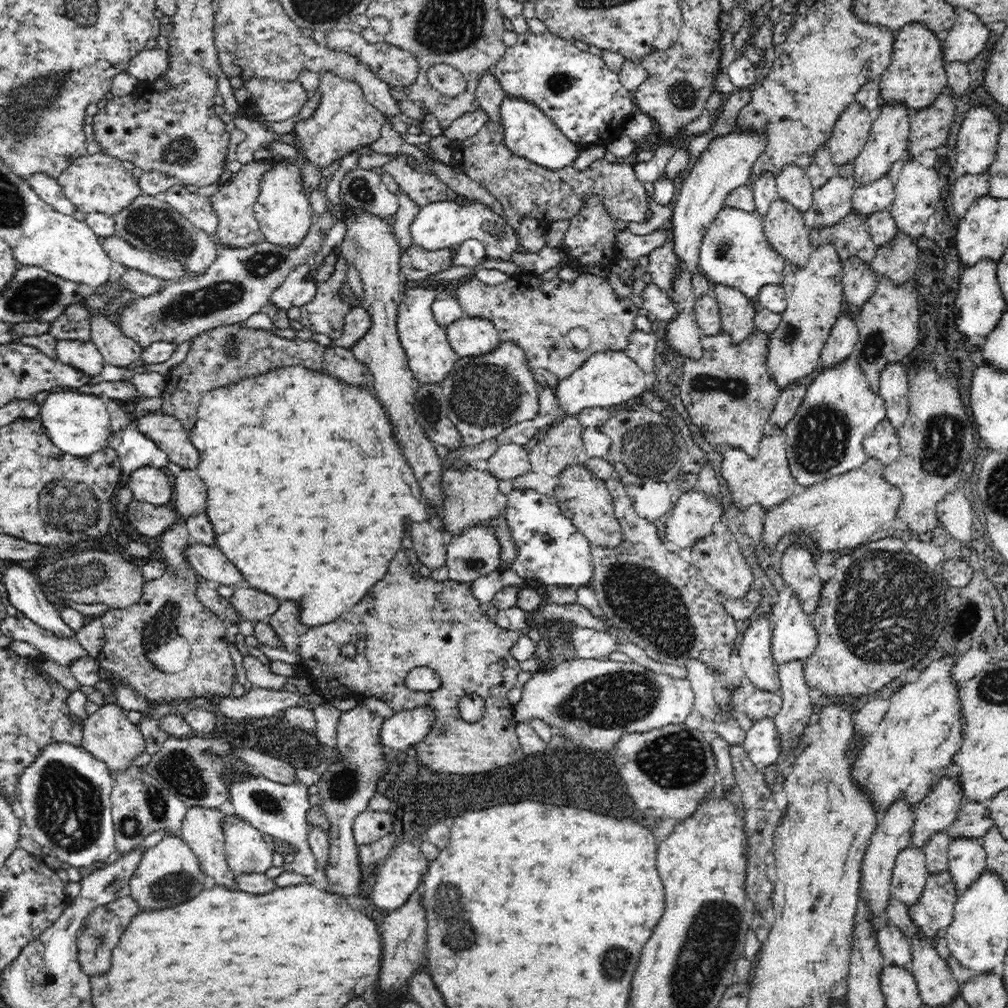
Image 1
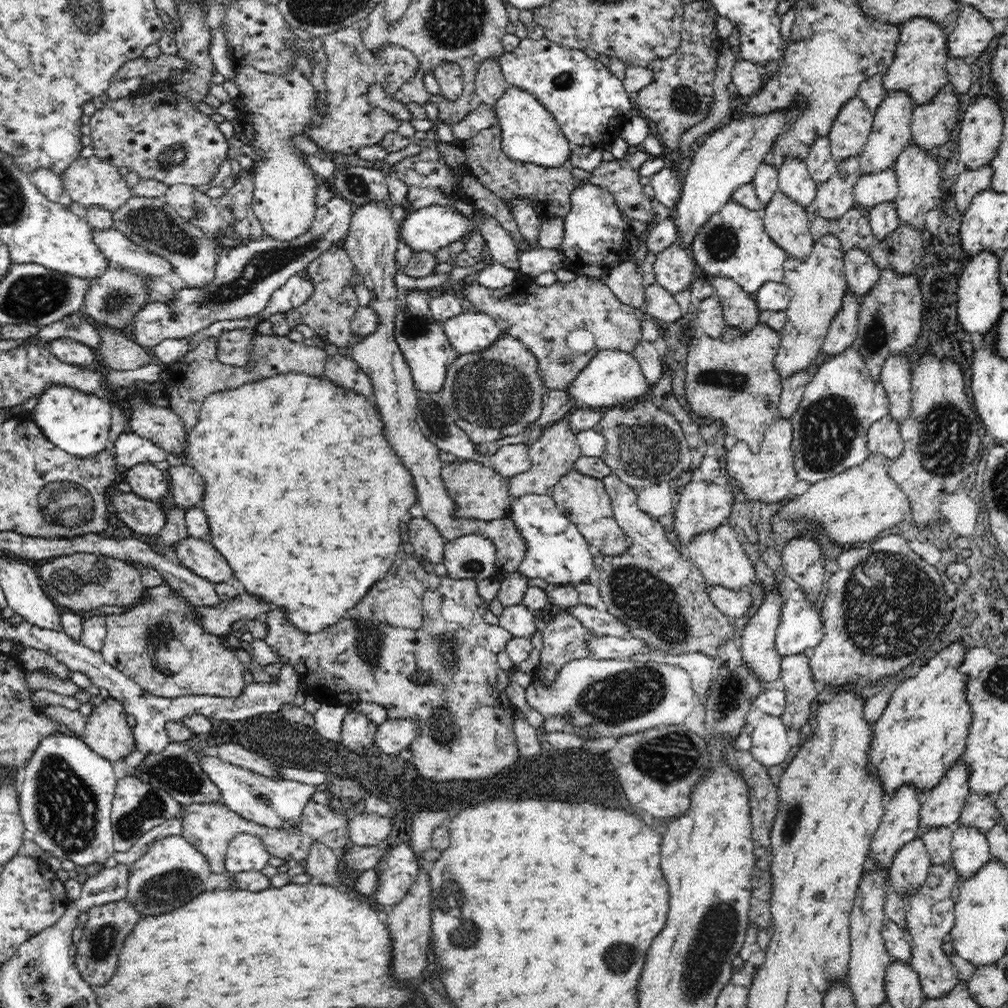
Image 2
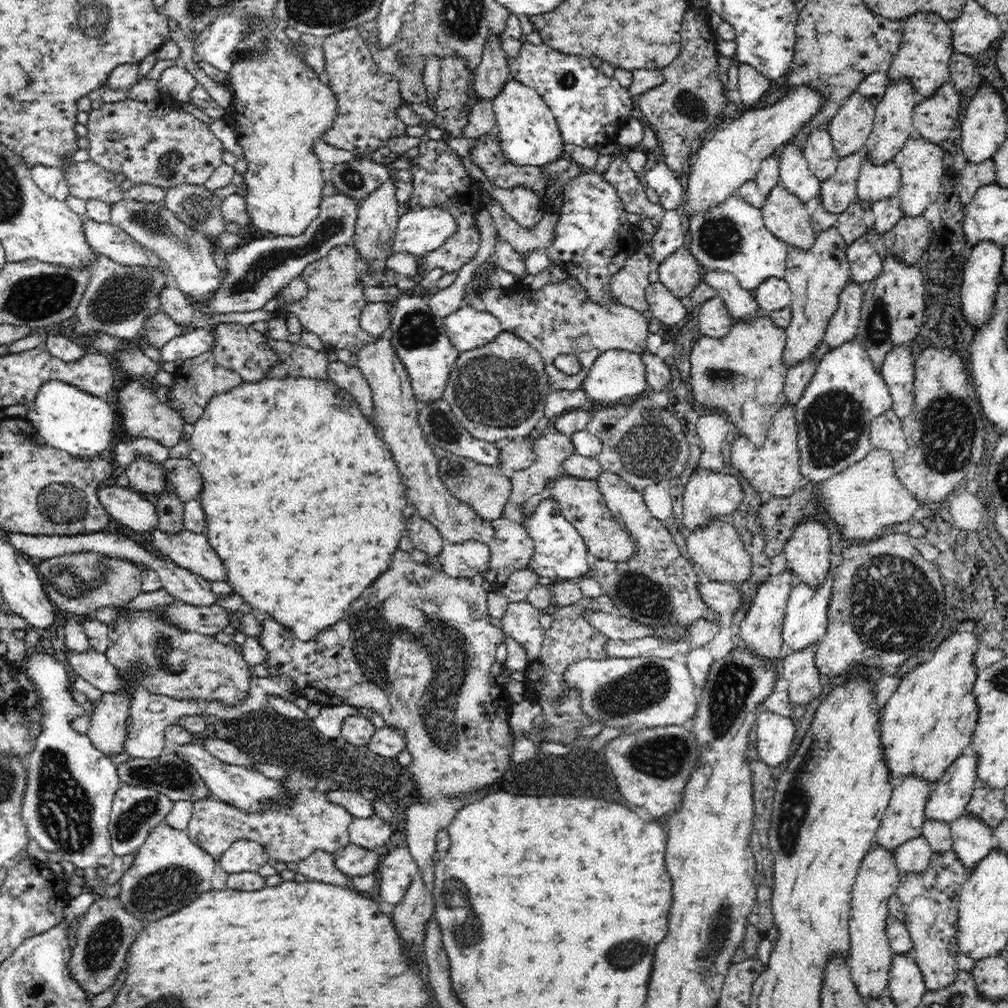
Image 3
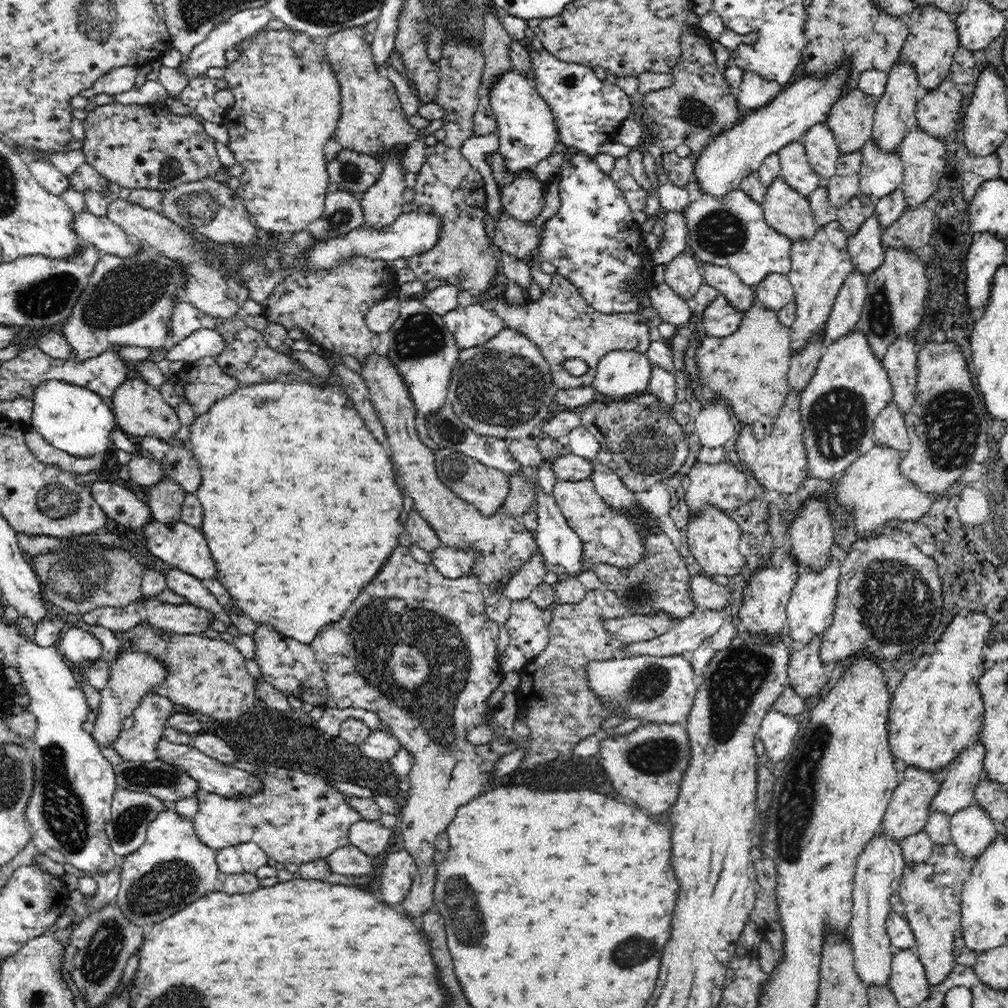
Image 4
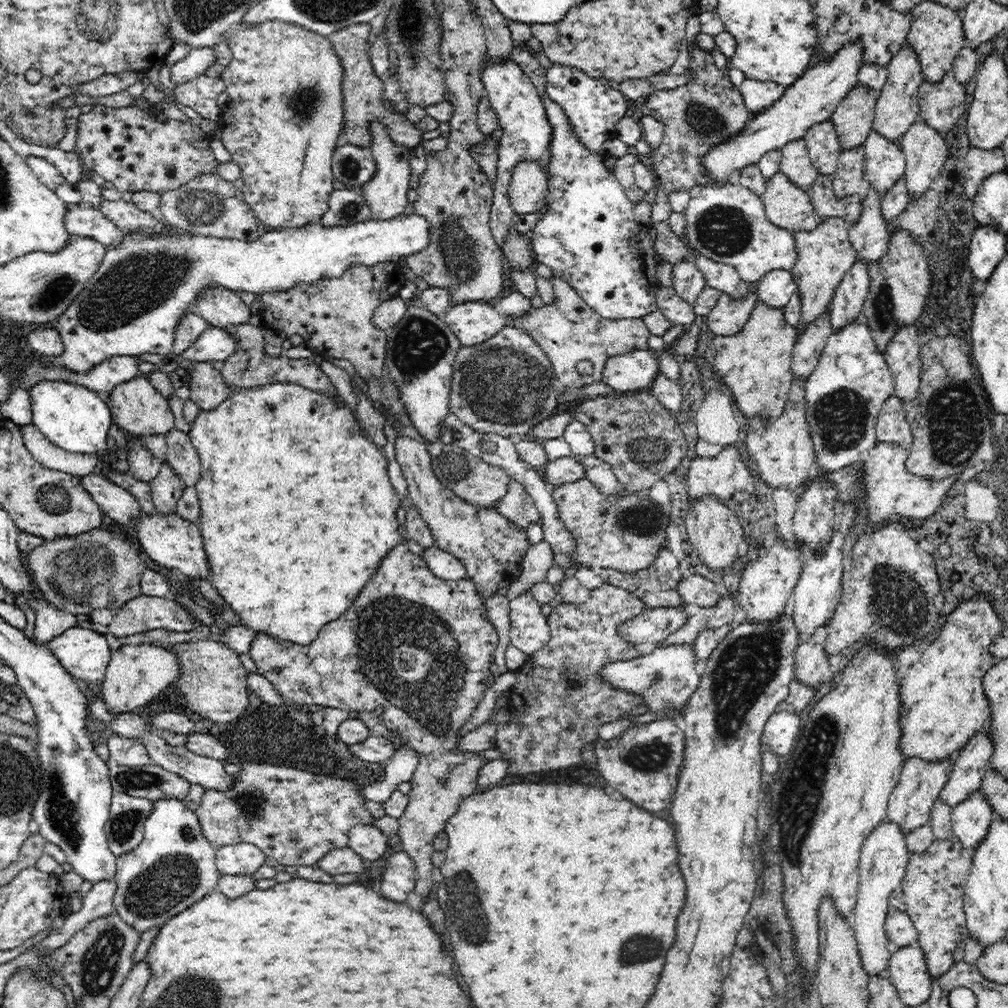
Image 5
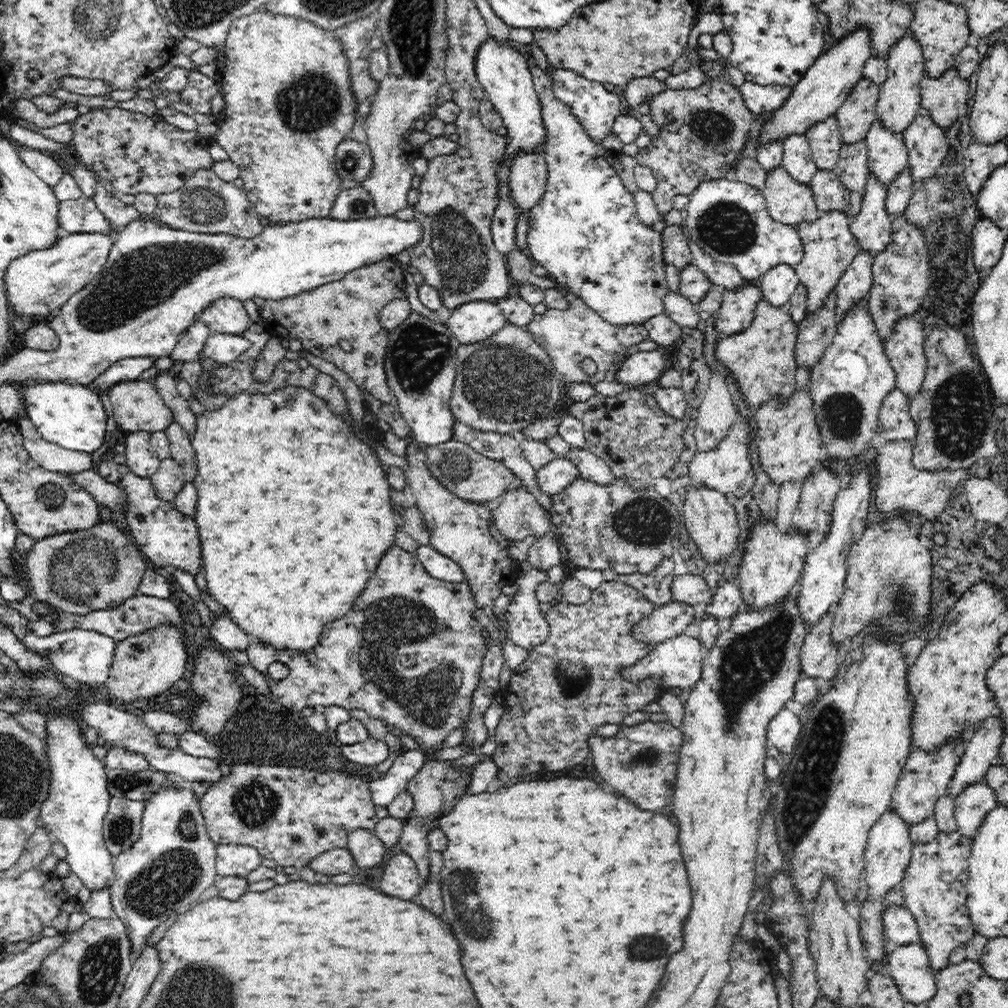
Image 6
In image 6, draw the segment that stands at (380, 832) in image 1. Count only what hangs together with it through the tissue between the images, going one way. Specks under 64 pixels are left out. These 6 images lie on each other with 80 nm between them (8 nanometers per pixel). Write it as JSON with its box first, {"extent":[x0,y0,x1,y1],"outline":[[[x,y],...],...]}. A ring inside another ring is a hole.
{"extent":[347,828,386,870],"outline":[[[358,828],[348,835],[347,849],[352,853],[356,868],[368,870],[382,862],[386,854],[385,844],[374,831]]]}

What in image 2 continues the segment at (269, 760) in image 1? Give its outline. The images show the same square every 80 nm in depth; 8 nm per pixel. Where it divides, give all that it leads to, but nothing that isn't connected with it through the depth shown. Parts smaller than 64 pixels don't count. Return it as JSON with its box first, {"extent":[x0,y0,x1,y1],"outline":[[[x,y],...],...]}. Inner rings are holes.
{"extent":[213,744,280,777],"outline":[[[218,744],[213,750],[216,751],[216,756],[225,763],[235,764],[267,777],[278,777],[276,769],[280,766],[268,762],[265,758],[250,752],[247,748],[242,748],[238,744]]]}

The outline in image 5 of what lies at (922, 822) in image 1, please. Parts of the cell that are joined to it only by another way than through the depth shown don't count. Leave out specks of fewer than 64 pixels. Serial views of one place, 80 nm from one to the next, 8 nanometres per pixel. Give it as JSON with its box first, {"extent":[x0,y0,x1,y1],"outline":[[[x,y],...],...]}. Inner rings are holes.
{"extent":[937,732,993,808],"outline":[[[978,732],[976,736],[972,736],[950,768],[948,782],[940,791],[937,800],[952,808],[967,800],[970,794],[980,789],[986,769],[990,768],[989,759],[992,754],[993,744],[988,732]]]}

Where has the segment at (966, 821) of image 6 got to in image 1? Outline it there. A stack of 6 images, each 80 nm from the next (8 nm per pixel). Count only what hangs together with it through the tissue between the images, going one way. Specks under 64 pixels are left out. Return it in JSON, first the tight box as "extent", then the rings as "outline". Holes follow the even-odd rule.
{"extent":[948,837,986,896],"outline":[[[976,837],[955,838],[948,850],[949,880],[960,896],[986,871],[986,851]]]}

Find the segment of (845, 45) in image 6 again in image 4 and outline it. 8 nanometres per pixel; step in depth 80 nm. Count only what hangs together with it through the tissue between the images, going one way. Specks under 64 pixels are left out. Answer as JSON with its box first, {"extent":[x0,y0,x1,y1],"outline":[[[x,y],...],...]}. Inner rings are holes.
{"extent":[693,65,848,197],"outline":[[[848,65],[836,69],[831,77],[806,77],[796,79],[787,85],[785,89],[771,100],[766,106],[753,110],[753,113],[745,116],[737,126],[730,128],[723,134],[717,135],[708,146],[702,148],[694,162],[693,176],[698,178],[698,186],[706,192],[704,196],[723,197],[731,190],[739,188],[740,183],[748,176],[759,169],[762,161],[771,154],[778,153],[779,150],[790,142],[799,141],[804,134],[816,124],[826,123],[830,109],[834,102],[842,96],[844,84],[848,80]]]}

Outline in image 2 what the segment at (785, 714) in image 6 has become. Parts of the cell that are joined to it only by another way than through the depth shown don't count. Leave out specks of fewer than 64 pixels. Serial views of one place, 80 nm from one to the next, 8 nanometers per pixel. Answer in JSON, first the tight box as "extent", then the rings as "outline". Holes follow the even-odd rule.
{"extent":[750,715,791,768],"outline":[[[763,715],[750,735],[750,752],[760,764],[768,768],[786,760],[791,747],[788,745],[788,729],[780,717]]]}

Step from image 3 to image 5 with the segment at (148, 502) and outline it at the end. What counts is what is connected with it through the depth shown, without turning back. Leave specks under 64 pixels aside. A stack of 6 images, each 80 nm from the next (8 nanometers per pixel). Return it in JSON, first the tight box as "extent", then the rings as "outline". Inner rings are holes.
{"extent":[83,474,142,525],"outline":[[[96,474],[84,476],[83,488],[99,504],[104,514],[122,525],[142,516],[139,503],[134,496],[103,477]]]}

